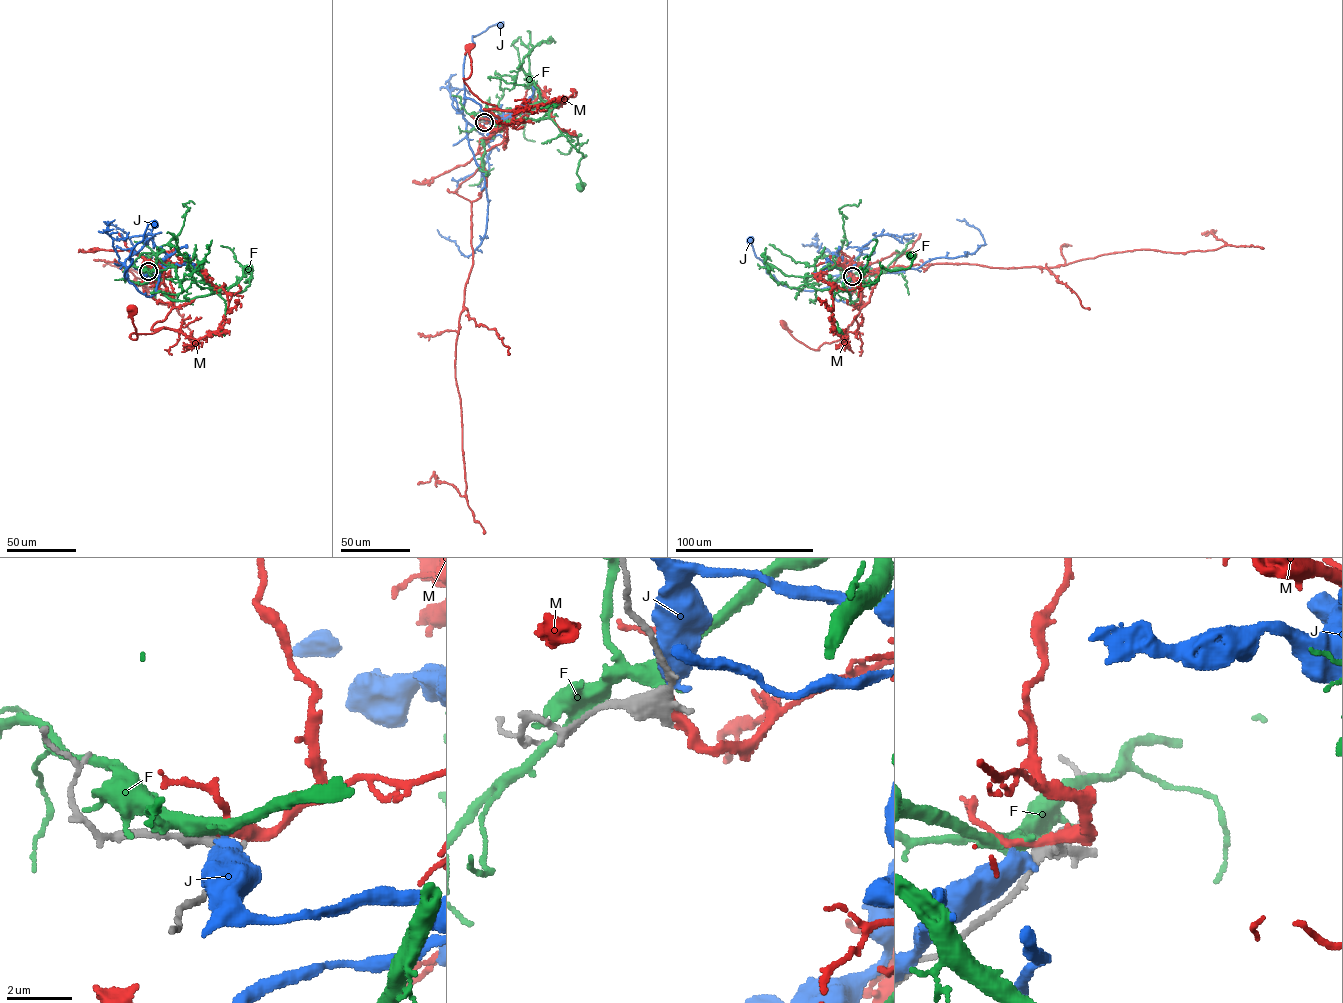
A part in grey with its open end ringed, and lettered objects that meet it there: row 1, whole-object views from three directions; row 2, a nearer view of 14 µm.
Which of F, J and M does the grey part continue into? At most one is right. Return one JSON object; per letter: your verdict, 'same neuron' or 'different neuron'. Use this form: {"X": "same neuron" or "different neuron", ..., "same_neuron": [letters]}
{"F": "different neuron", "J": "different neuron", "M": "different neuron", "same_neuron": []}

